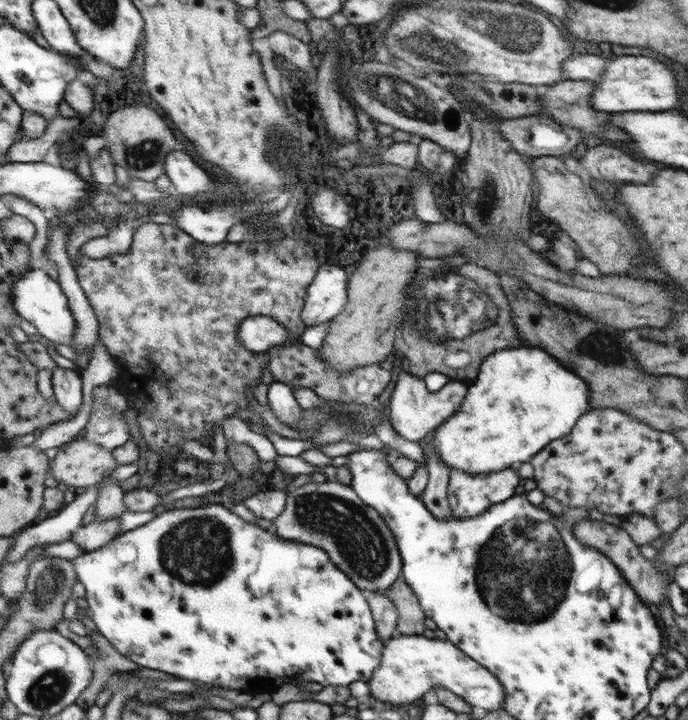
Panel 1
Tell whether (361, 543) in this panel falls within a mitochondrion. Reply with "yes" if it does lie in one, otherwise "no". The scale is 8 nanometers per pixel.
yes

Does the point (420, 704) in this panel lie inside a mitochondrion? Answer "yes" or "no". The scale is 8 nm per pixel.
no

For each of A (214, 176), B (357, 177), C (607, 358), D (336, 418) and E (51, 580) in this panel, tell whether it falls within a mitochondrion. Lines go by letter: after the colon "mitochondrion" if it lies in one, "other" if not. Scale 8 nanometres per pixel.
A: other
B: other
C: mitochondrion
D: mitochondrion
E: mitochondrion

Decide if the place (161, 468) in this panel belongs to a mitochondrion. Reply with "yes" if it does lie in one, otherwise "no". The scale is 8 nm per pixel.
no

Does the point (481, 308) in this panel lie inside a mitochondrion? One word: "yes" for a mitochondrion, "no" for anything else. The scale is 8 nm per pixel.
yes

